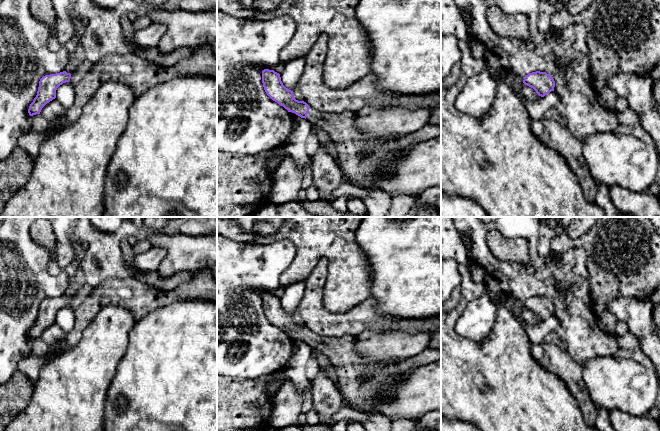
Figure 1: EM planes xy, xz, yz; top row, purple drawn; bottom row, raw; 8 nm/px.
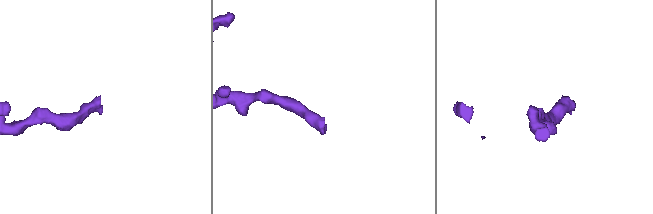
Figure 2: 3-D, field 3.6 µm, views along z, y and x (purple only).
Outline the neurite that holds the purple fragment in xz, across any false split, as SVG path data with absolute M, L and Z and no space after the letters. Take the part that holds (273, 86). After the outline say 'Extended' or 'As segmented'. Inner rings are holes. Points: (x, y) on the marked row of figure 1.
M274 70L262 71L262 83L273 101L329 135L338 154L340 169L349 183L368 191L380 190L377 183L382 180L382 167L405 150L392 148L396 136L369 137L355 127L356 112L328 113L296 100L293 91L283 85L280 74Z. Extended

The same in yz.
M532 72L524 77L523 83L533 88L536 93L544 97L551 91L554 91L555 81L553 77L546 72Z. As segmented

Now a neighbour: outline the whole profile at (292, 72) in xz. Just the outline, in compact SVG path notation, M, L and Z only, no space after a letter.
M298 58L285 63L283 72L280 74L283 85L293 91L298 84L304 71L305 58Z

